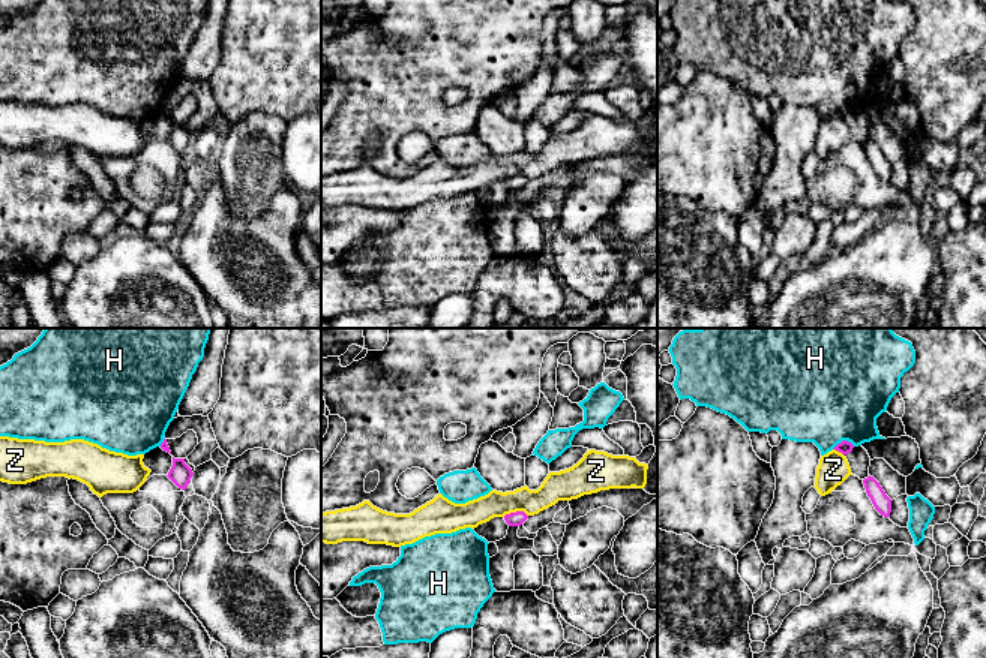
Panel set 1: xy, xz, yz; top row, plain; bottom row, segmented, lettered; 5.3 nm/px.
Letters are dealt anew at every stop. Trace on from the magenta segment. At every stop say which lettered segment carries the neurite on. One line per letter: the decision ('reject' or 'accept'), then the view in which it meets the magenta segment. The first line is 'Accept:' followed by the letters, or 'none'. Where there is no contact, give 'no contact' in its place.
Accept: none
H: reject; meets magenta in yz
Z: reject; meets magenta in xz

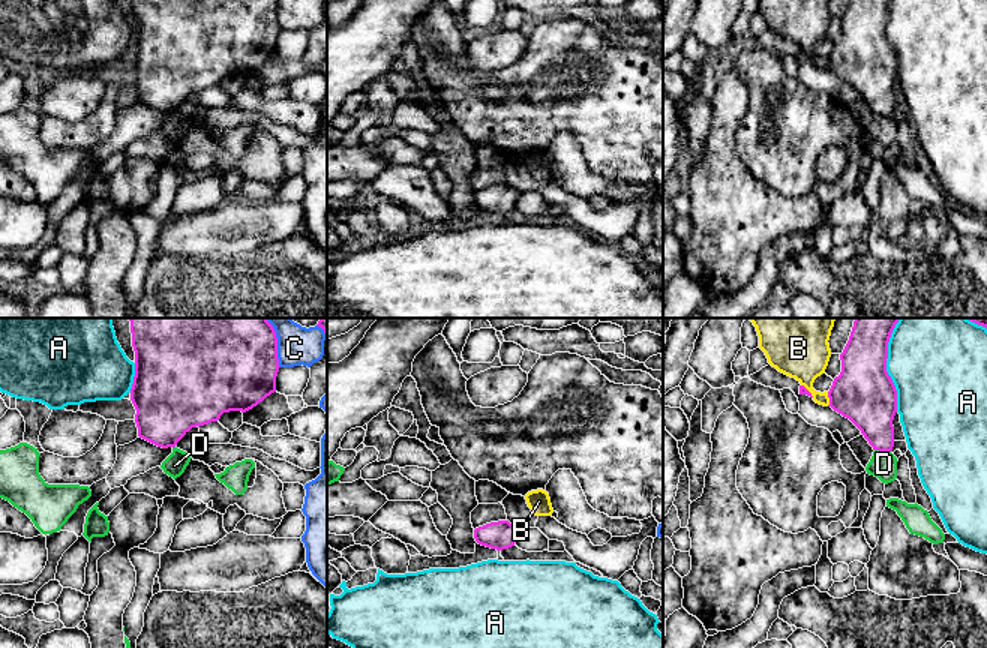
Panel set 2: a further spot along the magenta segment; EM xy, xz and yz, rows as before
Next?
Accept: none
A: reject; meets magenta in yz
B: reject; meets magenta in yz
C: reject; meets magenta in xy
D: reject; meets magenta in yz

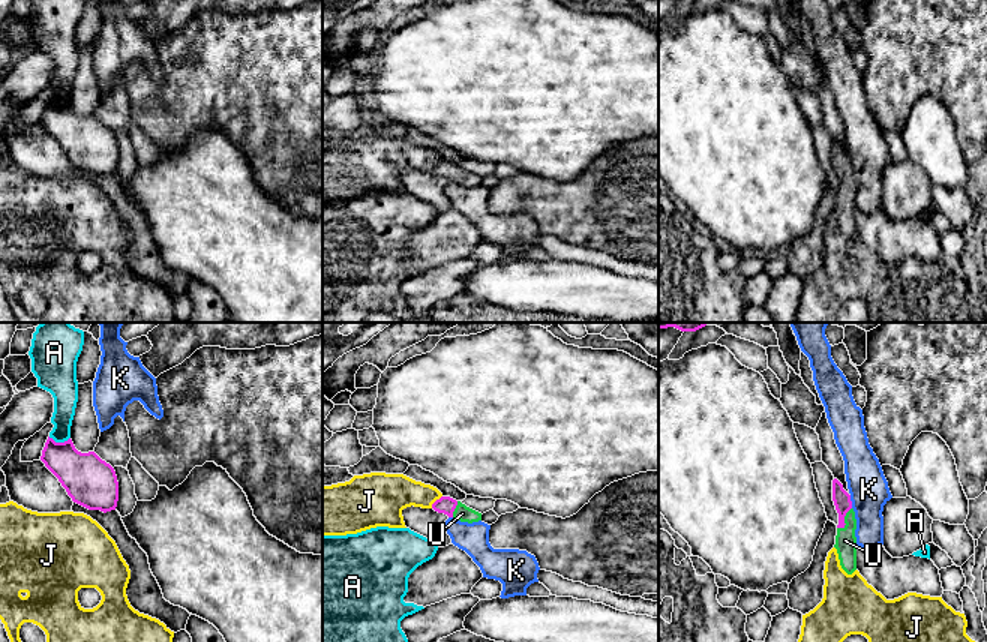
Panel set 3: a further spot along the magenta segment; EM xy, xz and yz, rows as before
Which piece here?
Accept: U
A: reject; meets magenta in xy
J: reject; meets magenta in xz
K: reject; meets magenta in yz
U: accept; meets magenta in yz

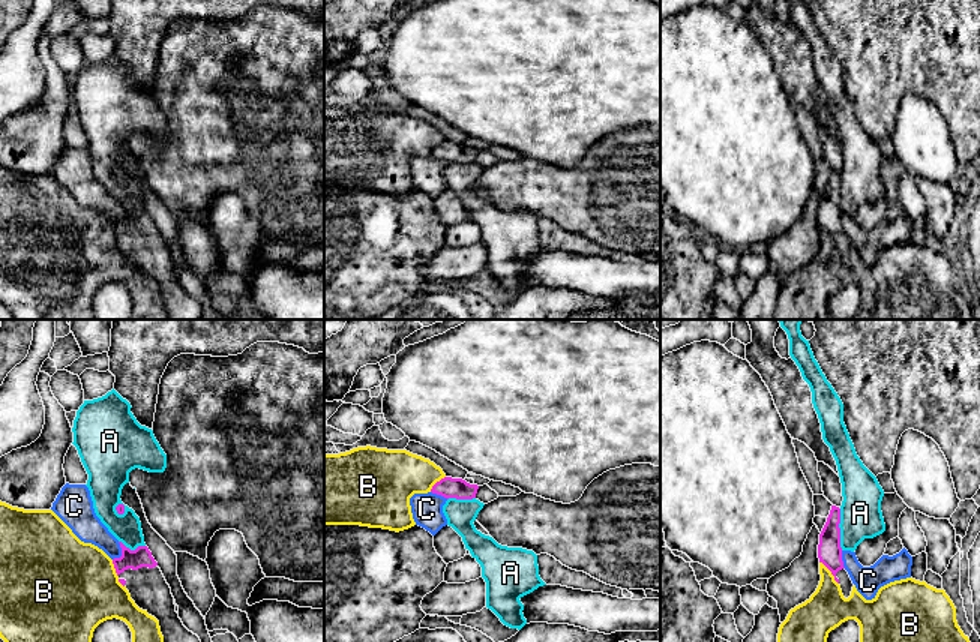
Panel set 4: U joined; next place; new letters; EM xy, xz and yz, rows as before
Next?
Accept: none
A: reject; meets magenta in yz
B: reject; meets magenta in yz
C: reject; meets magenta in xy

